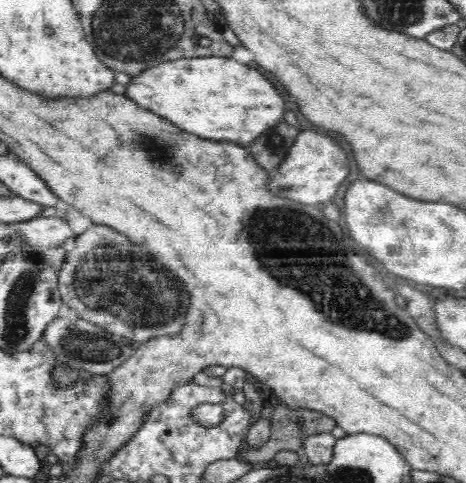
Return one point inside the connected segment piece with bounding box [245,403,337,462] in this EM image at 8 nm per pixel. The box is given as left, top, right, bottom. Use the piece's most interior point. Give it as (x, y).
(289, 427)

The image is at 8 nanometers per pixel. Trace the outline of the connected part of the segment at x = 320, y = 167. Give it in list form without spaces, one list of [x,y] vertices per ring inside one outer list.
[[[302,130],[287,152],[287,157],[272,172],[268,180],[268,189],[276,195],[287,197],[288,200],[299,201],[300,204],[314,205],[332,198],[346,174],[350,172],[344,150],[336,144],[336,140],[328,136],[320,136],[312,130]]]

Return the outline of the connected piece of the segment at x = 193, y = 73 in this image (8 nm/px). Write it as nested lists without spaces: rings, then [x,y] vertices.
[[[222,56],[160,63],[131,77],[124,95],[186,132],[242,146],[258,139],[266,128],[282,122],[286,110],[282,96],[258,70]]]

